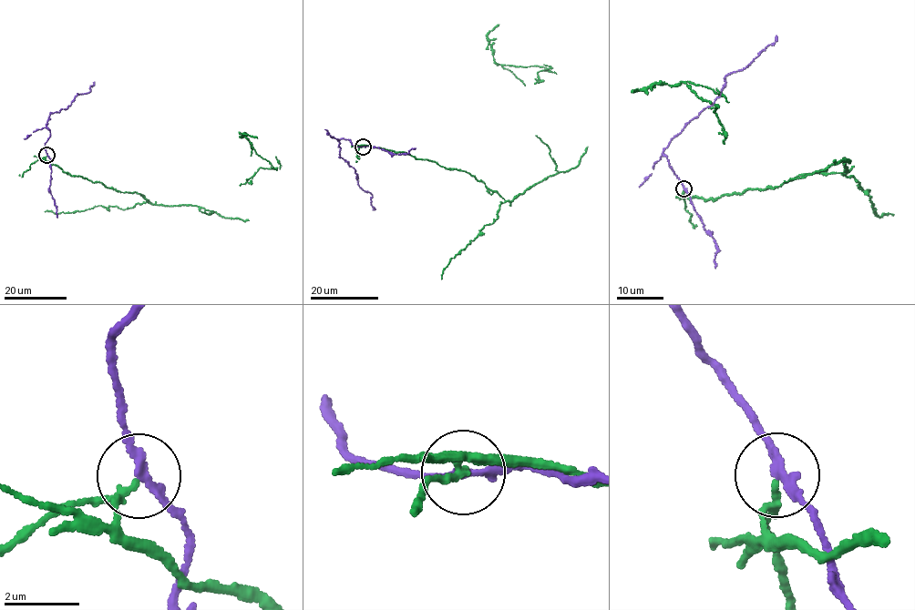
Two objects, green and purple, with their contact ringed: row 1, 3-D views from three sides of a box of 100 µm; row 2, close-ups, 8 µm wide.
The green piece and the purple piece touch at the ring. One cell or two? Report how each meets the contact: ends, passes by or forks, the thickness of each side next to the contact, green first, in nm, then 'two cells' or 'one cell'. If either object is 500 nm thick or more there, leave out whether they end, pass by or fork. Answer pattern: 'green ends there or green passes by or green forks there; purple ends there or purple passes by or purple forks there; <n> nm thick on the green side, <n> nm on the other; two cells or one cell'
green passes by; purple passes by; 130 nm thick on the green side, 180 nm on the other; two cells

